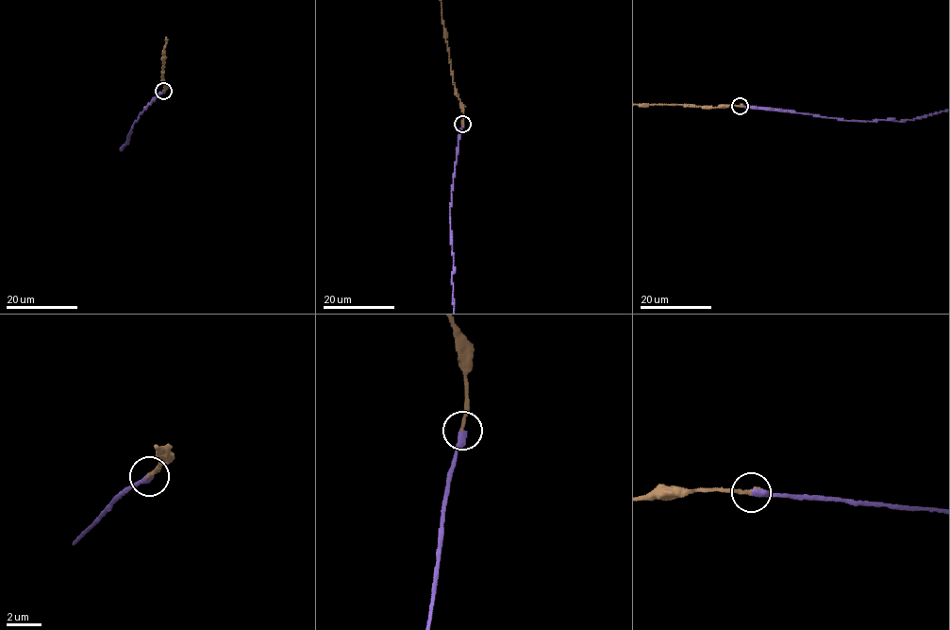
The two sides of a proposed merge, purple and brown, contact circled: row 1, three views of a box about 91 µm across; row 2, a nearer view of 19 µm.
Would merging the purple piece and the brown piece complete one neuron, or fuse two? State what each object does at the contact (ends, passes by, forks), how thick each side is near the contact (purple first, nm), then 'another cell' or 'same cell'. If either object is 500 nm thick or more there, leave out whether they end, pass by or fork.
purple ends | brown ends | 400/200 nm | same cell

